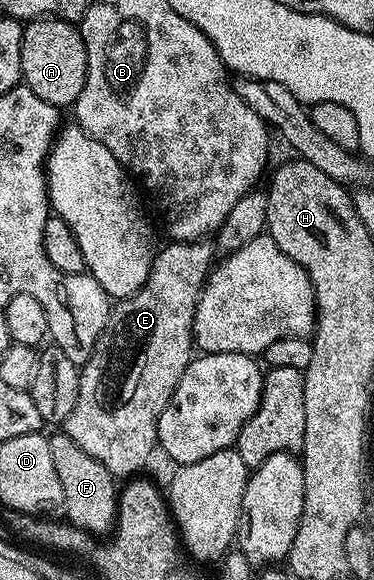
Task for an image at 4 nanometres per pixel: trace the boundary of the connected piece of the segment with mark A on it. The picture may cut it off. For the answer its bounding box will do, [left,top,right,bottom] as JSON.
[20,17,88,108]

